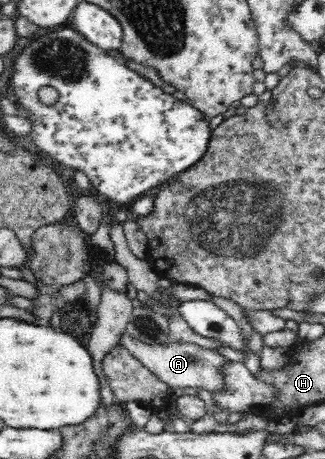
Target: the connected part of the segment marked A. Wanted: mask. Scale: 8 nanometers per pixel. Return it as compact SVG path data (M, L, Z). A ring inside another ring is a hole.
M127 331L122 333L120 345L134 357L136 357L150 372L160 381L167 383L169 387L196 387L204 388L208 392L219 392L225 388L221 376L224 365L230 365L230 361L220 356L214 349L208 350L195 343L169 343L168 345L146 345Z

